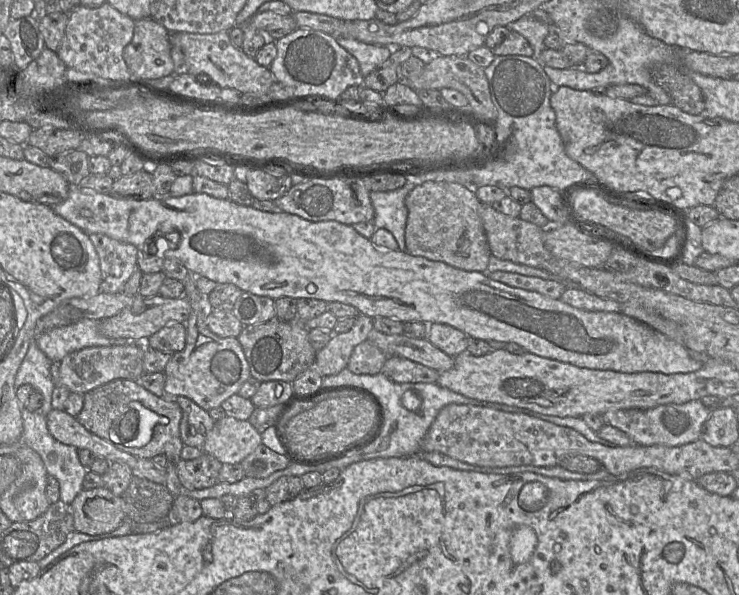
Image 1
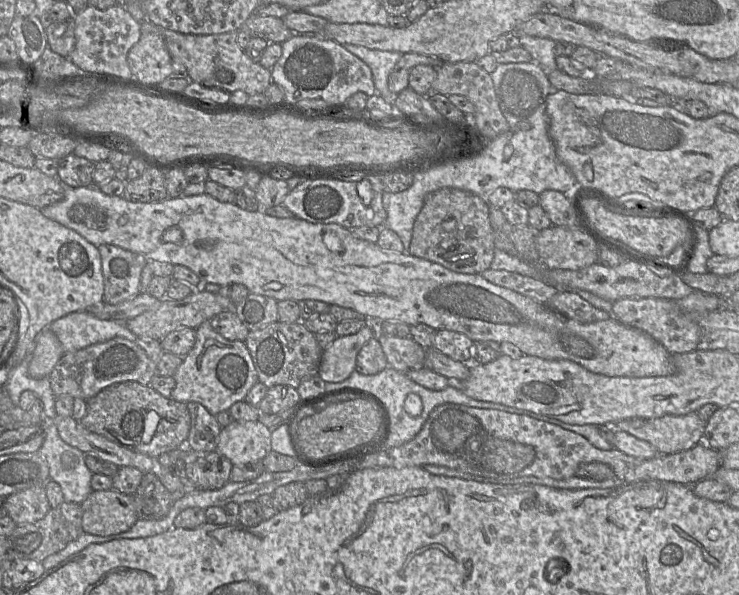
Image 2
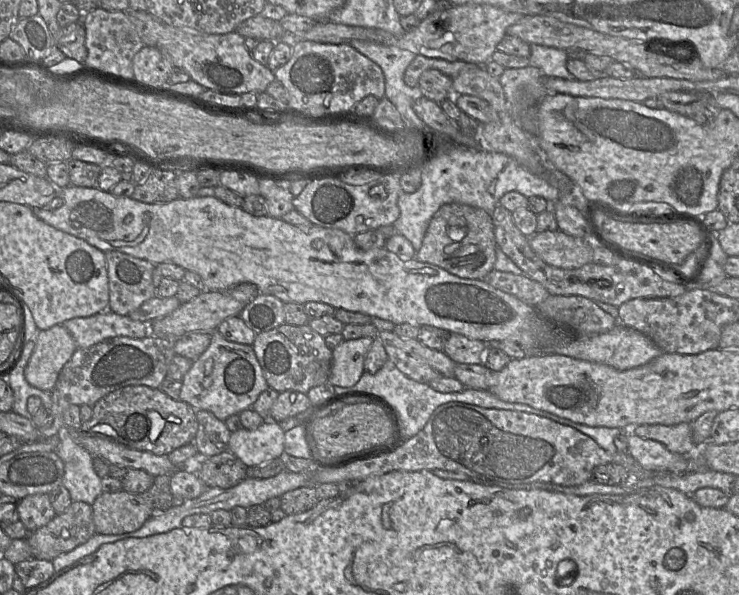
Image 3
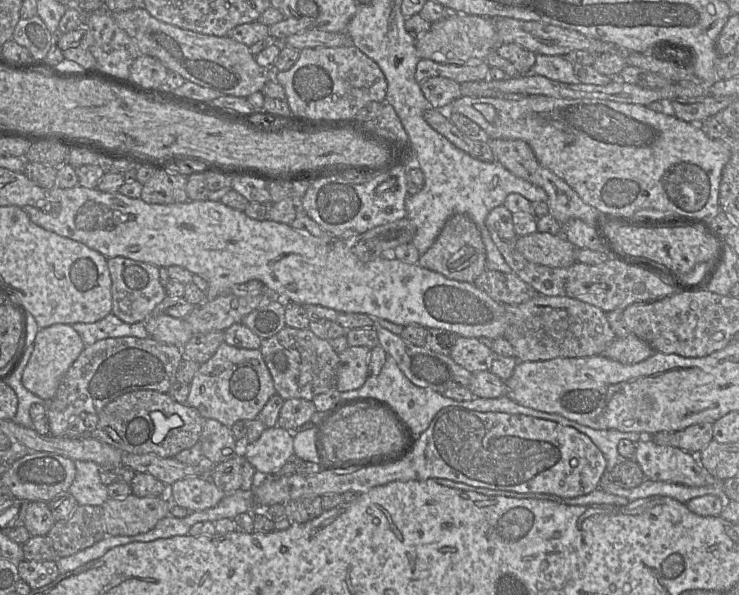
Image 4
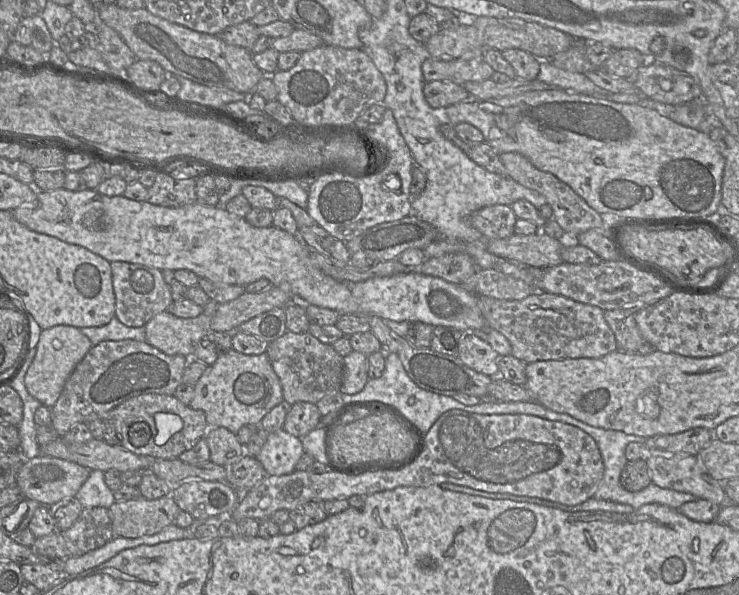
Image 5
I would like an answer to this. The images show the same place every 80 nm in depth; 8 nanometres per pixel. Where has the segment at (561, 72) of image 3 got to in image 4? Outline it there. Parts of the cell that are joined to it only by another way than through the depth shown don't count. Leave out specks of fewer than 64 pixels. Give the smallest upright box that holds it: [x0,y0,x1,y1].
[531,54,580,83]

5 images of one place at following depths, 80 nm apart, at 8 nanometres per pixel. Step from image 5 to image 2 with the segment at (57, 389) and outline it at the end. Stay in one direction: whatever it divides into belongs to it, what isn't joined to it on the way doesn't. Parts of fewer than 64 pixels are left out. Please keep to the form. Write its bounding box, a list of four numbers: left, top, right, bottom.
[29,328,64,379]

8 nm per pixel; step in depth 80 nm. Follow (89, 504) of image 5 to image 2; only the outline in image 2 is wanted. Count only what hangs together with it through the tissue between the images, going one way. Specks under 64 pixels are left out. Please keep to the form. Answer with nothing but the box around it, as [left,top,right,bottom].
[36,414,93,504]

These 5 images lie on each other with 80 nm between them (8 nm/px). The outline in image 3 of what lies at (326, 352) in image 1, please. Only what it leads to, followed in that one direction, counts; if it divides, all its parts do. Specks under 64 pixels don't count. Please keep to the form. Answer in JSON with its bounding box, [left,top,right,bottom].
[328,338,373,386]

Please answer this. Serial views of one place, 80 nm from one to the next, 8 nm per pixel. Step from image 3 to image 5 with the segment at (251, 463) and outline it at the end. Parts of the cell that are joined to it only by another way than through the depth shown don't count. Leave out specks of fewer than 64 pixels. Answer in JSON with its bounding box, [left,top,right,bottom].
[256,429,303,476]

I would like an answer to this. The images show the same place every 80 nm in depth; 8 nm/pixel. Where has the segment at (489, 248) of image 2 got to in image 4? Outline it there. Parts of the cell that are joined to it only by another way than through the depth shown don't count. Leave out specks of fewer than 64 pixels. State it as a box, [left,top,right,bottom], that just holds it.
[418,215,486,283]

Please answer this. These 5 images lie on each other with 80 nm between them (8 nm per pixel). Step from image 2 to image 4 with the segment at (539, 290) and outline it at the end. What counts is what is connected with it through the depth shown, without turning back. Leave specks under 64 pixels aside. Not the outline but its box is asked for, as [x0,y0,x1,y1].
[473,270,539,304]

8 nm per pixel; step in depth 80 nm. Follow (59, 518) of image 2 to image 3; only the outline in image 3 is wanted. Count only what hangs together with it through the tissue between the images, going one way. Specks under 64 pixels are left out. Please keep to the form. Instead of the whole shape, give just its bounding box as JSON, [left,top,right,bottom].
[26,502,95,561]

